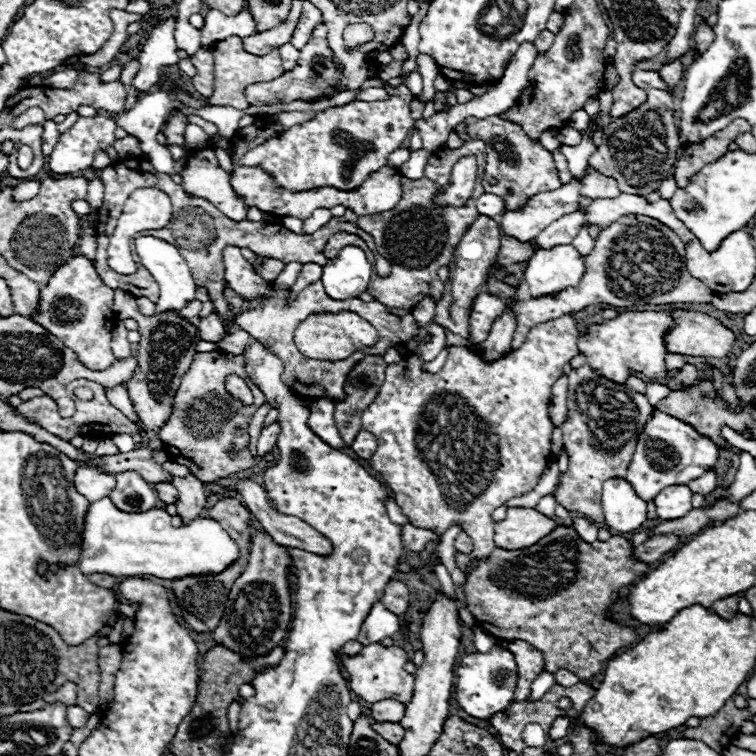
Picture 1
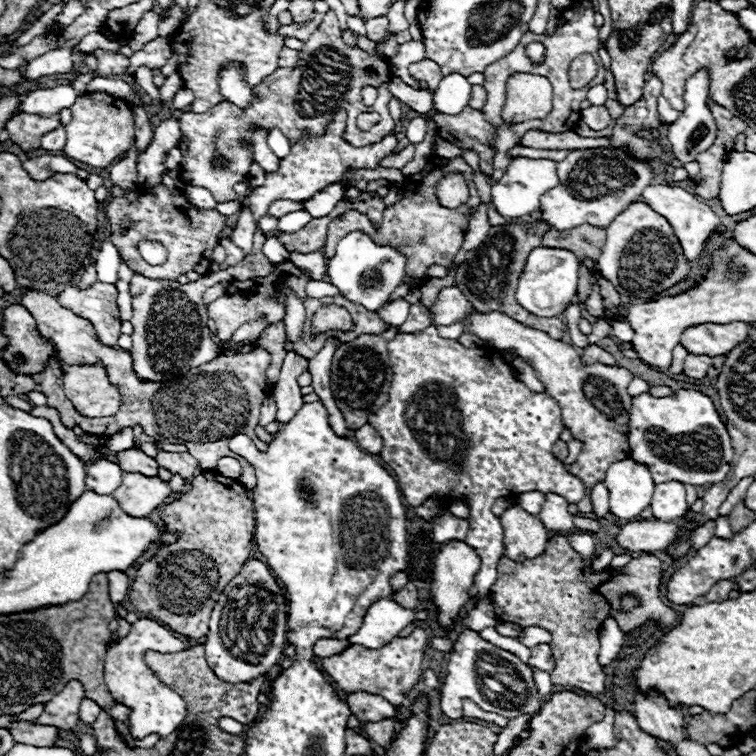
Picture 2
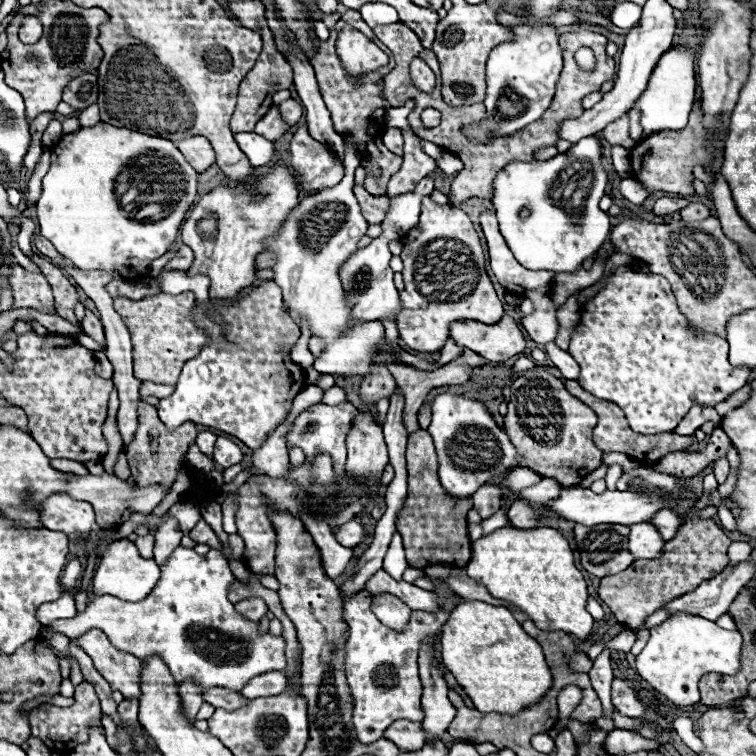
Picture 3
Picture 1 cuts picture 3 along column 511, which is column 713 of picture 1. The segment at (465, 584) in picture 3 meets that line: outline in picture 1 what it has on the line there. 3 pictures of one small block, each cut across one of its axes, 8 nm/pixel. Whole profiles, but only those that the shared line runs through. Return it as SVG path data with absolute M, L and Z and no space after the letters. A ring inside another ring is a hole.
M730 596L730 598L722 598L714 602L712 610L718 612L718 616L722 618L732 618L738 612L738 596Z

